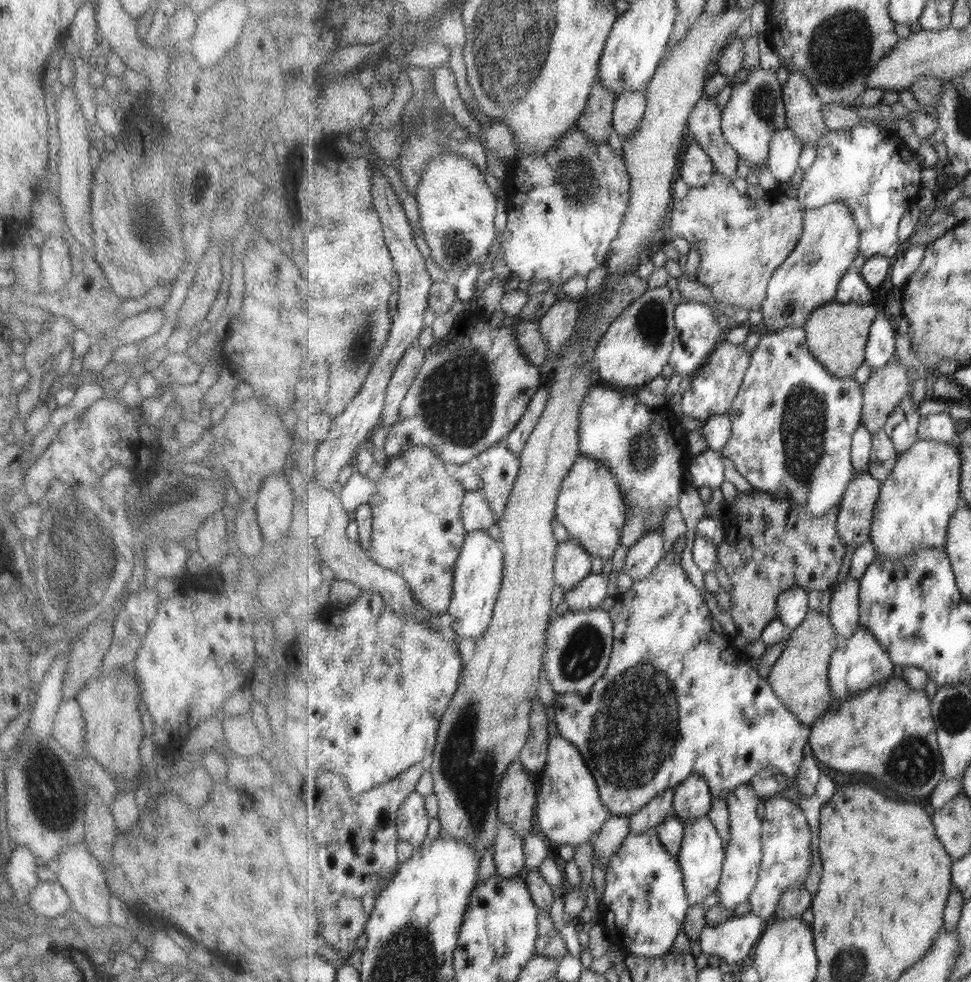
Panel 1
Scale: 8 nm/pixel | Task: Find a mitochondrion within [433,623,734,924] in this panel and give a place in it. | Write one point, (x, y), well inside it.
(642, 691)

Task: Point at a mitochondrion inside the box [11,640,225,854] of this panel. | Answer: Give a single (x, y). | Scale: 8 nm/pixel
(56, 811)

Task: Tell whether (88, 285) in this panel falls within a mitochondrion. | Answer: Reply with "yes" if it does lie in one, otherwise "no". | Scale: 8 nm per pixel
no

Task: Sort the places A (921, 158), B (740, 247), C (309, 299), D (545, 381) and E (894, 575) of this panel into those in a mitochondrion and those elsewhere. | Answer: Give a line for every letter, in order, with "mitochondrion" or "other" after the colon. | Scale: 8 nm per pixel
A: other
B: other
C: other
D: other
E: other

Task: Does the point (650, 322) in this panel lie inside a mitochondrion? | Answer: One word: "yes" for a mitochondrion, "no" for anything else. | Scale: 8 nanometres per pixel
yes

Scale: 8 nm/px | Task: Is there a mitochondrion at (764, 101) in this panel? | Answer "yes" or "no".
yes

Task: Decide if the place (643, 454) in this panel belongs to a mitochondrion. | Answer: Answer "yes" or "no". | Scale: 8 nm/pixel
yes

